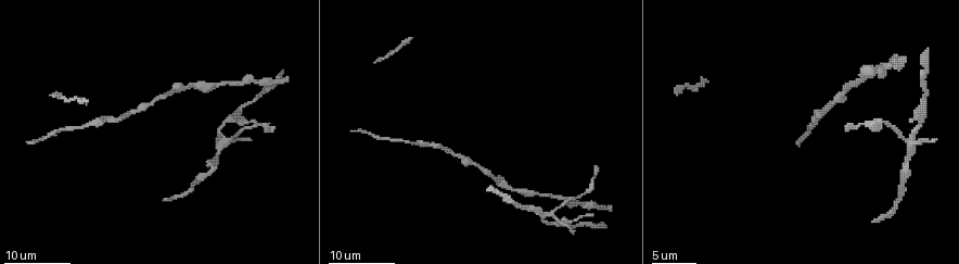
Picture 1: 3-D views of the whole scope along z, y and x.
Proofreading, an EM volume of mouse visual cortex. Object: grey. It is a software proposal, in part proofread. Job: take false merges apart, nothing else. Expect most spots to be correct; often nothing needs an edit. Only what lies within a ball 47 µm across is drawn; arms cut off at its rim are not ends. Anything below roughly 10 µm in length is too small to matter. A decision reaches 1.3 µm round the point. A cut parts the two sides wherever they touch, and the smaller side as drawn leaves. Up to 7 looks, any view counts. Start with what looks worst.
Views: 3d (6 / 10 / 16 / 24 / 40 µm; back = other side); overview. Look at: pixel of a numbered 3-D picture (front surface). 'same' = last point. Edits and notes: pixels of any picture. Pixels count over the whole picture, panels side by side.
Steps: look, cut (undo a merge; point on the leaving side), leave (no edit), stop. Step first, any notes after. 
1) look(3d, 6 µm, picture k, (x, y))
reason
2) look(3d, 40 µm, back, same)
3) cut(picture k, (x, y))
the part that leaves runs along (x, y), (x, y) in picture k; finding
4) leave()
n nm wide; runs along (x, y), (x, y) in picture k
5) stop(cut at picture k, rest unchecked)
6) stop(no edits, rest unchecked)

look(3d, 16 µm, picture 1, (241, 109))

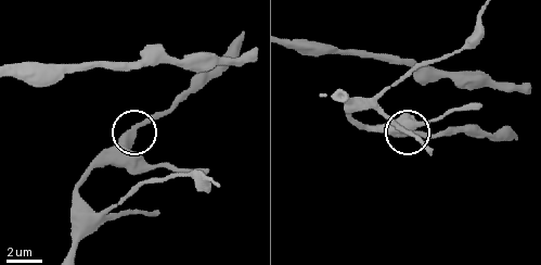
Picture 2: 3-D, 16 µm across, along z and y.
look(3d, 6 µm, picture 2, (132, 134))

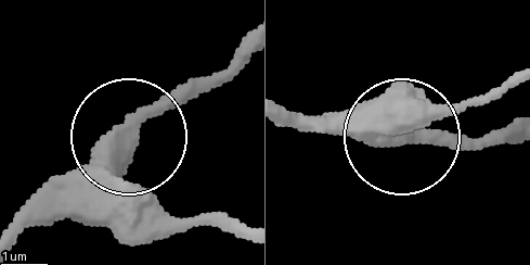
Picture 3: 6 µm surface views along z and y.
leave()
runs along (240, 47), (170, 93), (46, 218) in picture 3; all the same cell

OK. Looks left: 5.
look(3d, 16 µm, picture 1, (506, 187))

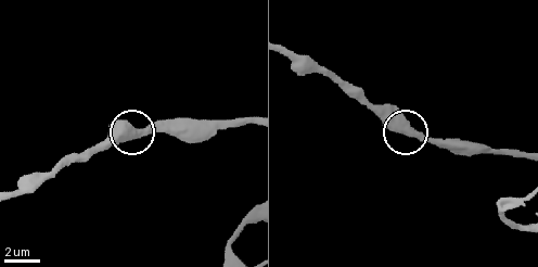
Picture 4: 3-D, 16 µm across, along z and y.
look(3d, 6 µm, picture 4, (412, 130))

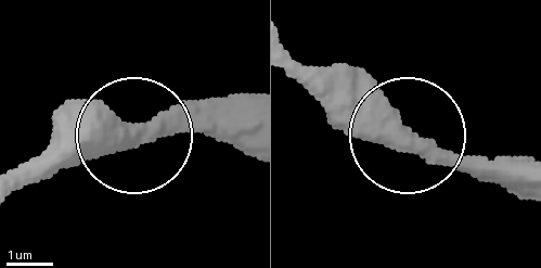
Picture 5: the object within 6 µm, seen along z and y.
look(3d, 6 µm, back, picture 5, (131, 135))
from behind

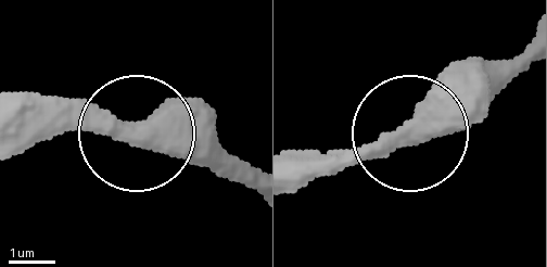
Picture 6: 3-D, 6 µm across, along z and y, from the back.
leave()
side arm 48 µm; runs along (407, 143), (454, 124), (497, 81) in picture 6; continuous, no second cell

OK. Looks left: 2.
look(3d, 16 µm, picture 1, (913, 133))
calibre changes

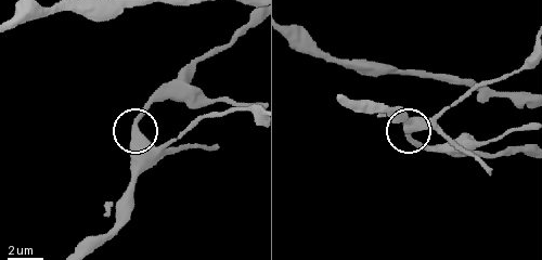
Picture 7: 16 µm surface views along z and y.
look(3d, 6 µm, picture 7, (134, 130))

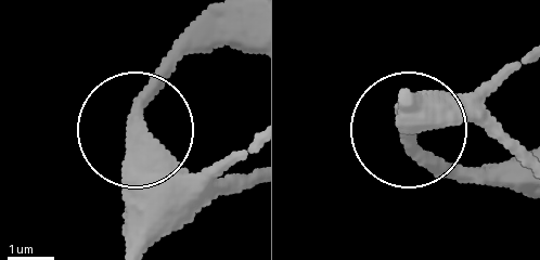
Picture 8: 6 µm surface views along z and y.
leave()
continuous, no second cell

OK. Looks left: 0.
stop(no edits, rest unchecked)

